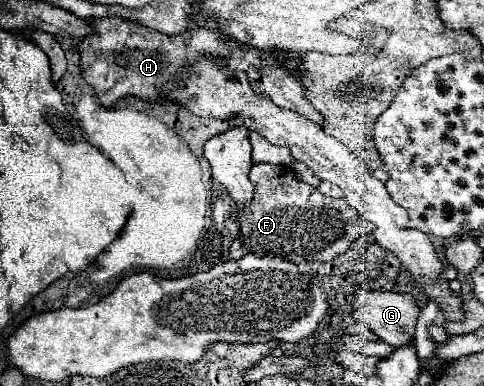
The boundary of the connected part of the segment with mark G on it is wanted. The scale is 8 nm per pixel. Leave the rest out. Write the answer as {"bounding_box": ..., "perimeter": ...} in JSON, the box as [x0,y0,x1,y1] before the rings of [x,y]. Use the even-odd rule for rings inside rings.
{"bounding_box":[355,291,421,347],"perimeter":[[[365,291],[363,293],[363,303],[359,303],[355,299],[355,317],[359,321],[363,321],[373,333],[377,333],[377,337],[393,347],[401,347],[405,343],[409,343],[413,339],[413,331],[415,331],[415,323],[417,323],[417,315],[421,311],[421,307],[415,303],[413,295],[407,293],[391,293],[391,291]]]}

